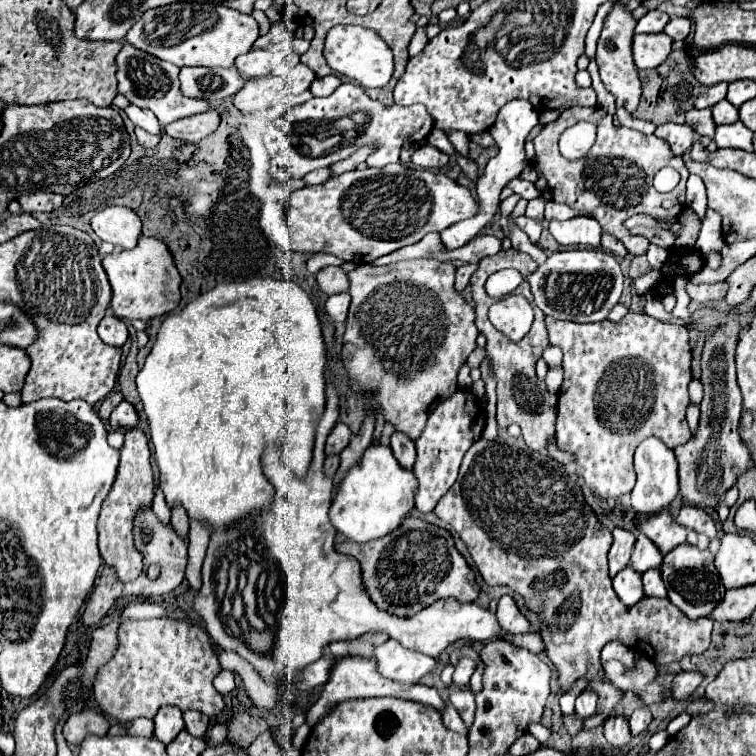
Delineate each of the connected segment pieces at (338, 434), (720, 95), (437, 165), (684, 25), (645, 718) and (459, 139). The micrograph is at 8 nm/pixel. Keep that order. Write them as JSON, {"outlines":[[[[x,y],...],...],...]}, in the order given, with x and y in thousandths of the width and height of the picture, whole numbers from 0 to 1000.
{"outlines":[[[[444,558],[444,563],[437,569],[431,582],[431,601],[450,601],[463,587],[466,571],[455,558]]],[[[952,108],[952,111],[944,111],[939,114],[931,124],[926,124],[921,130],[921,143],[942,143],[944,138],[950,138],[952,132],[960,130],[960,119],[963,119],[963,111],[960,108]]],[[[563,190],[563,193],[553,193],[550,201],[545,204],[545,214],[553,222],[563,222],[563,225],[585,225],[593,217],[593,206],[582,198],[577,198],[574,193]]],[[[889,24],[884,32],[881,32],[881,40],[878,40],[889,53],[894,56],[902,56],[910,45],[913,45],[913,26],[910,24]]],[[[854,934],[839,939],[836,947],[831,950],[831,955],[833,955],[833,966],[836,966],[836,974],[844,974],[847,968],[852,968],[852,966],[857,963],[860,952],[862,952],[862,944],[860,944],[860,939],[857,939]]],[[[597,175],[591,177],[591,180],[602,197],[608,201],[612,208],[620,210],[619,193],[622,185],[619,179],[612,175]]]]}

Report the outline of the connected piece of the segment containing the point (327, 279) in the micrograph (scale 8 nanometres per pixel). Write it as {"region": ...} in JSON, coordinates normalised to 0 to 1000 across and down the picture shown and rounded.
{"region":[[[434,352],[434,354],[423,357],[418,362],[418,370],[421,370],[421,378],[434,392],[450,389],[450,386],[458,386],[460,384],[460,368],[458,368],[458,362],[450,354],[444,354],[444,352]]]}

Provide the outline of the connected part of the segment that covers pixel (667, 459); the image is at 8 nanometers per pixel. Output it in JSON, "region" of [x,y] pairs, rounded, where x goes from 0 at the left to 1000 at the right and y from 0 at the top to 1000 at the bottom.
{"region":[[[854,579],[847,585],[839,601],[839,622],[844,638],[836,648],[836,672],[841,680],[865,680],[878,675],[897,653],[897,611],[892,598],[870,579]]]}

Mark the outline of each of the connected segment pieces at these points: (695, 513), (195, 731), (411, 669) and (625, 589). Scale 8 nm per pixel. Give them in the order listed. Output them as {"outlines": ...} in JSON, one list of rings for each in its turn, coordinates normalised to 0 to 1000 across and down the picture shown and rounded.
{"outlines":[[[[902,669],[897,683],[894,683],[894,690],[907,696],[907,698],[913,698],[913,701],[934,706],[937,712],[947,712],[947,693],[944,693],[944,688],[929,672]]],[[[246,939],[243,942],[243,955],[246,955],[246,966],[254,974],[270,974],[275,960],[278,960],[278,950],[272,950],[272,944],[267,944],[262,939]]],[[[513,847],[497,857],[497,876],[500,876],[500,889],[521,902],[540,902],[548,905],[558,894],[574,889],[582,884],[582,899],[595,907],[598,905],[598,889],[601,881],[595,876],[582,876],[582,870],[569,870],[556,862],[545,862],[529,849]]],[[[833,749],[825,751],[825,754],[820,754],[820,757],[810,765],[810,772],[812,772],[812,780],[815,780],[817,791],[820,791],[828,802],[839,802],[839,799],[852,788],[847,759],[844,759],[841,754],[836,754]]]]}

